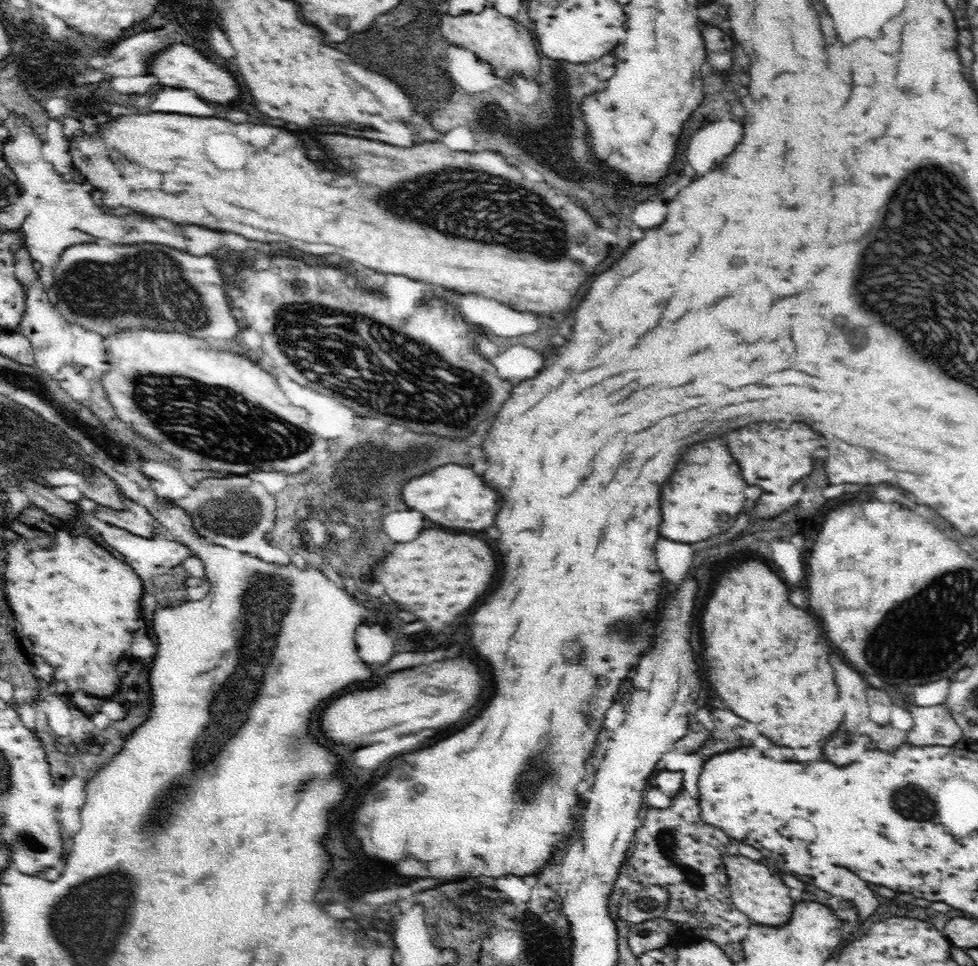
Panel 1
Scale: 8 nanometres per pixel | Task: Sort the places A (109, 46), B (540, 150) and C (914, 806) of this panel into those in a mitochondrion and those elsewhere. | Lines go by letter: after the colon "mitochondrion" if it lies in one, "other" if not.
A: other
B: mitochondrion
C: mitochondrion

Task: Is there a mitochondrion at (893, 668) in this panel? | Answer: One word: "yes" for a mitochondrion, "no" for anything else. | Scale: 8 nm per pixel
yes

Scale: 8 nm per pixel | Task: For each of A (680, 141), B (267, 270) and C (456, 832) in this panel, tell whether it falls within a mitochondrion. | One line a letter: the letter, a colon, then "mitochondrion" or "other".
A: other
B: other
C: other

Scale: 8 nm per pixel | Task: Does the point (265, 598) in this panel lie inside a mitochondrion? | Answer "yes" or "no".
yes

